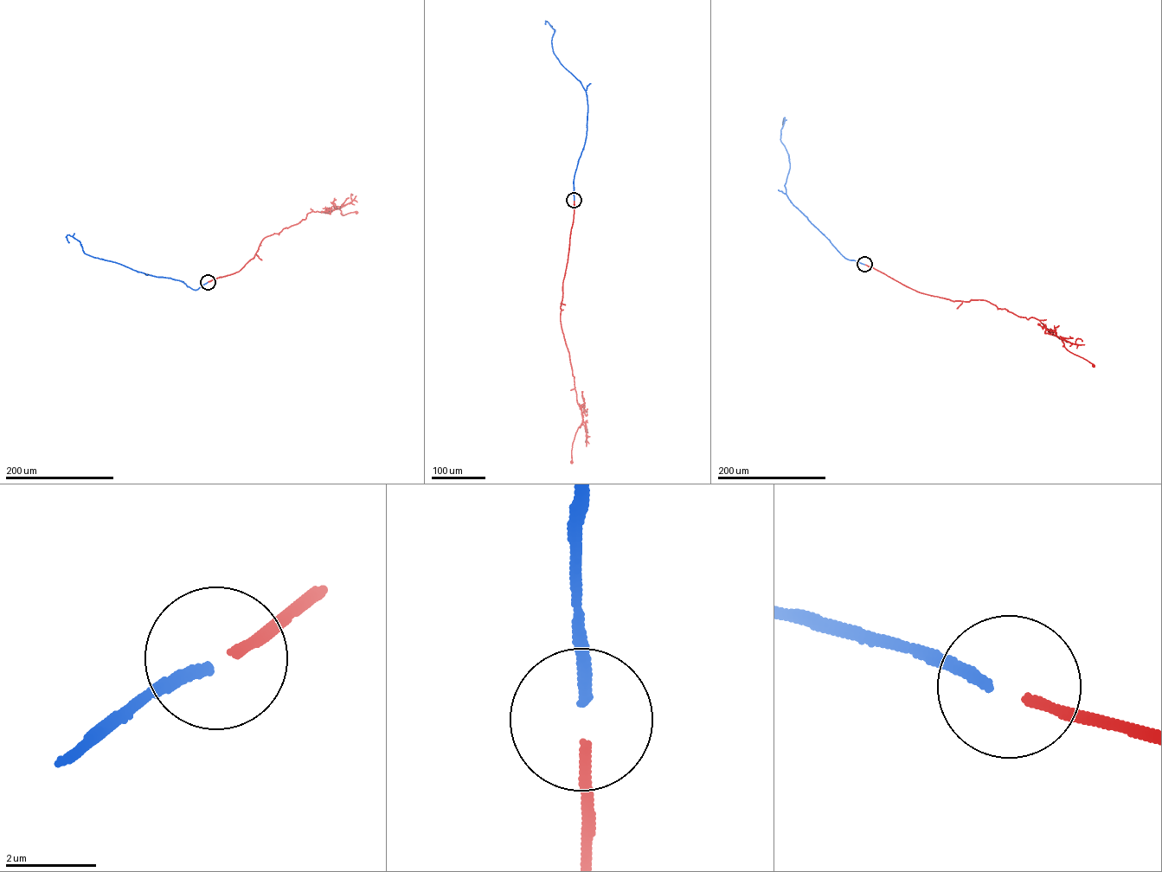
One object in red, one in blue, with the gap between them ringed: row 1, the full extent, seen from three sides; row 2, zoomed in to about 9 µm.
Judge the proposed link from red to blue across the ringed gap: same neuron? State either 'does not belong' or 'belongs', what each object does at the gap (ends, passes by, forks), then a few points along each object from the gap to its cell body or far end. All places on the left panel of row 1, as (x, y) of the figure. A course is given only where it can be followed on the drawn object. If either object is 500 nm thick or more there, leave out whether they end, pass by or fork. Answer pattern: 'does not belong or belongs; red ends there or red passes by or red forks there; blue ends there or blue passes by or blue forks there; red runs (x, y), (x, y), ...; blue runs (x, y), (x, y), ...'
belongs; red ends there; blue ends there; red runs (208, 282), (239, 271), (254, 257), (263, 239), (298, 223), (311, 212), (339, 208), (343, 215), (356, 212); blue runs (208, 282), (196, 290), (193, 289), (180, 280), (154, 276), (86, 254), (80, 241), (67, 234), (69, 242)

